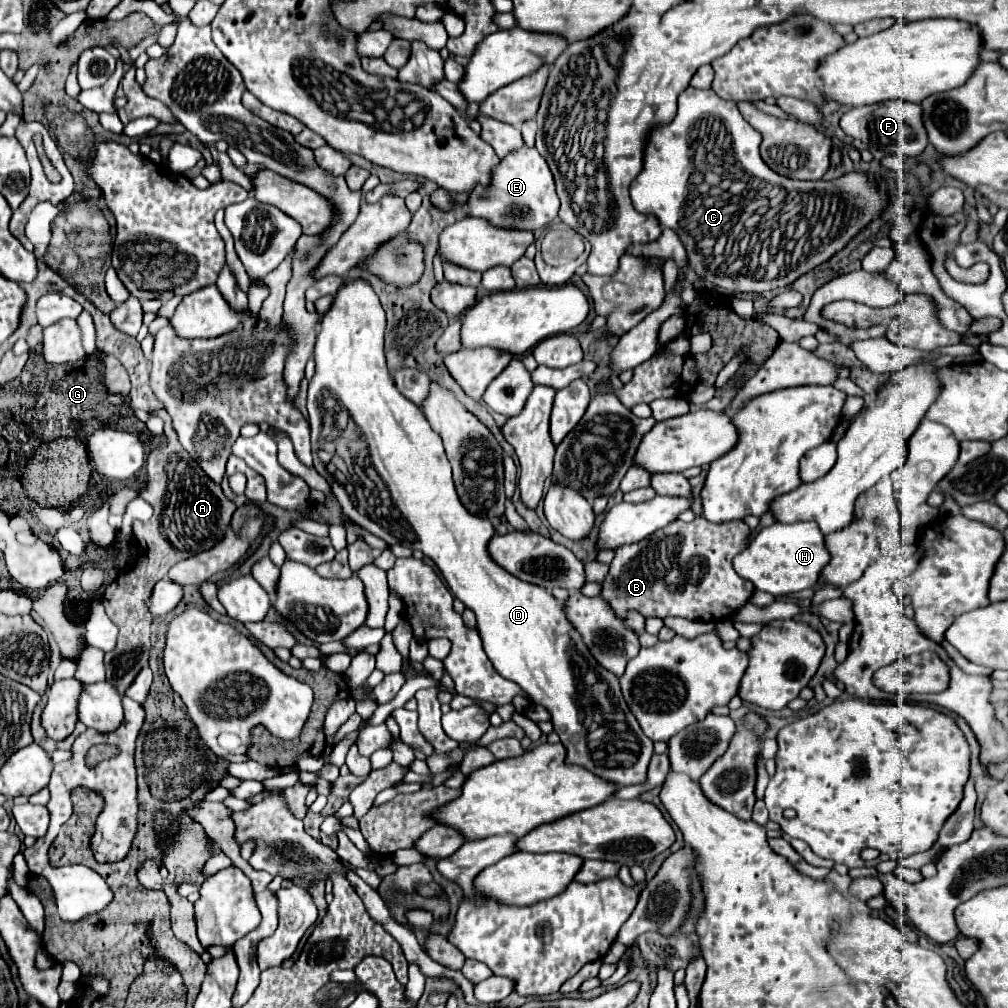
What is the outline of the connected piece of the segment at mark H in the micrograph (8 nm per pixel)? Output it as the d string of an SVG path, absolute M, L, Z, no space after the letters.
M774 523L764 527L746 551L734 557L734 569L740 577L754 583L758 591L774 597L812 589L818 583L820 571L830 563L830 553L824 543L824 533L816 523Z

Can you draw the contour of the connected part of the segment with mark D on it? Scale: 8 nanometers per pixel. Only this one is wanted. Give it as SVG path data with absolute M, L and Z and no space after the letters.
M356 279L352 283L344 283L330 307L330 311L322 317L320 331L314 345L314 359L316 359L316 373L308 385L308 421L312 427L312 455L314 455L314 469L320 469L320 475L326 479L326 467L318 459L318 439L322 433L322 411L320 399L324 391L336 395L340 405L350 413L352 421L362 431L362 441L368 447L372 467L378 471L378 477L384 483L384 491L372 483L368 475L356 475L352 481L356 491L346 491L342 483L336 483L328 475L328 483L332 485L332 493L336 495L344 513L368 529L370 533L382 537L388 545L404 545L408 549L420 549L426 557L430 557L440 573L444 575L450 591L458 597L466 607L476 613L478 619L478 633L484 641L484 651L490 657L494 669L518 683L534 703L548 707L552 713L552 723L556 733L560 735L562 745L568 749L568 763L576 763L592 771L594 775L608 779L616 785L634 785L646 781L646 769L650 757L654 753L652 741L642 733L636 717L630 713L618 685L618 677L610 675L610 671L598 667L594 663L590 651L582 645L582 637L570 627L566 615L562 613L562 603L556 601L546 589L520 581L518 577L510 575L502 569L488 553L488 541L494 537L494 525L490 519L472 515L460 501L454 481L450 463L444 455L442 437L430 427L428 419L422 415L422 409L408 401L394 385L394 379L386 367L384 357L384 329L386 329L386 315L380 305L380 299L372 291L372 287Z

